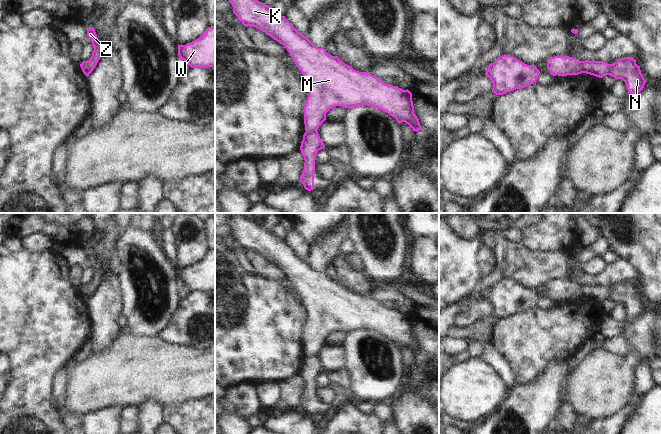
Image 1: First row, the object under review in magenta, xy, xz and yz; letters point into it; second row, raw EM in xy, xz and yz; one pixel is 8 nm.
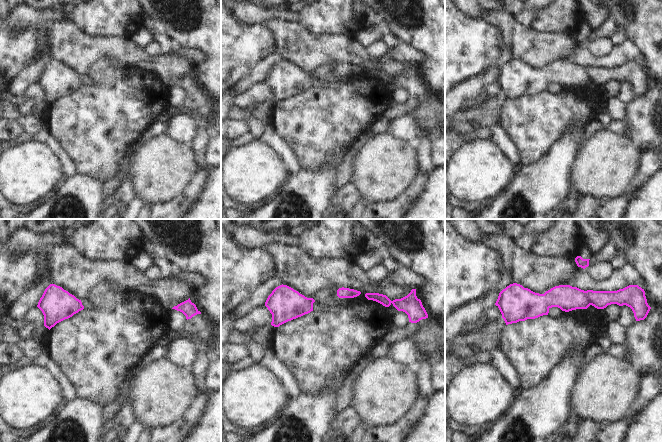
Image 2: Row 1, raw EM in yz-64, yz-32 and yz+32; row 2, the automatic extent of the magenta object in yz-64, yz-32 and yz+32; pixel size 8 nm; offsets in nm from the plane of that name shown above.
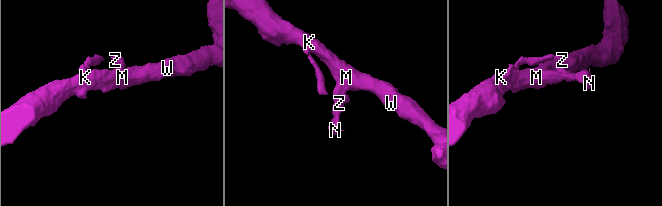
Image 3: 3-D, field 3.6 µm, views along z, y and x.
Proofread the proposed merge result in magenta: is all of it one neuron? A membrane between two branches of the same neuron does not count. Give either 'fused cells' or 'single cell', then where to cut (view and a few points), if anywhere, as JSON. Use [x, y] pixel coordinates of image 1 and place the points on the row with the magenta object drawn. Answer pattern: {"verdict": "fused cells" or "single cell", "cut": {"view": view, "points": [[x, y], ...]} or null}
{"verdict": "fused cells", "cut": {"view": "yz", "points": [[580, 61], [584, 72]]}}

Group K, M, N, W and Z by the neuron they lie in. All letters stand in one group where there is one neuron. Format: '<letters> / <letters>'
K M W / N Z

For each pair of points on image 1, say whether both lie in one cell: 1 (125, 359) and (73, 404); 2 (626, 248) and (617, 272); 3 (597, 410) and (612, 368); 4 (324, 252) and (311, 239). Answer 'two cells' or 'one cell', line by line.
1: one cell
2: two cells
3: one cell
4: two cells

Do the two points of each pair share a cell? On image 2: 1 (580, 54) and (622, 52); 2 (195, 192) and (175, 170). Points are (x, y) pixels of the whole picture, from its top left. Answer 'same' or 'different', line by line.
1: same
2: different

